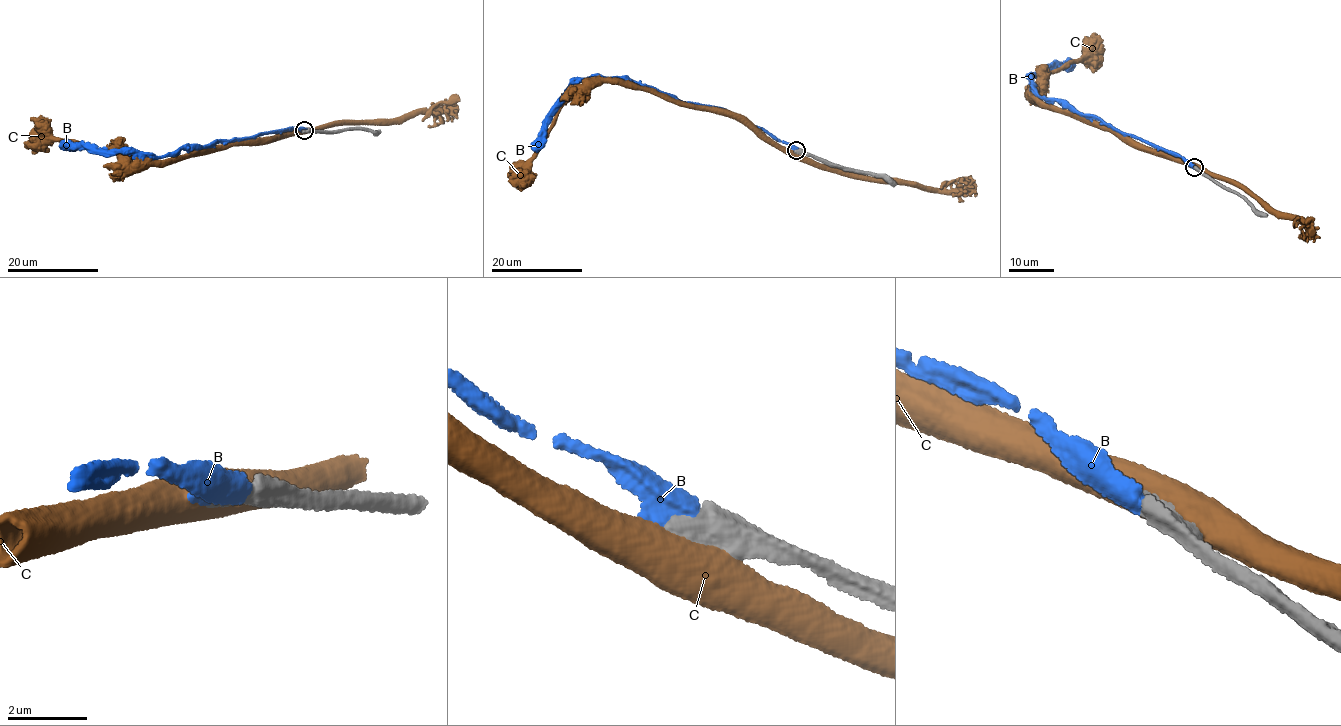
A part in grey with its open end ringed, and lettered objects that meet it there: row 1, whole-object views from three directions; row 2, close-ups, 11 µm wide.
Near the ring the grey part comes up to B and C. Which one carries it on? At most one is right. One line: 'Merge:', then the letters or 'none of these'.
Merge: B

